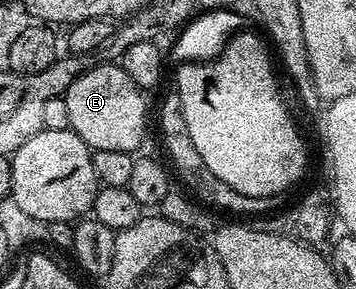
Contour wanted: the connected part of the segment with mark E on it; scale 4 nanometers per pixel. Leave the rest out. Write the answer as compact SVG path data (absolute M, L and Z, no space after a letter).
M101 62L89 68L82 75L77 77L69 85L65 98L69 105L69 128L85 141L85 145L91 148L92 152L101 149L117 149L118 151L138 152L137 149L143 143L143 138L147 135L147 103L143 100L144 92L125 73L122 65L115 67L111 63Z

